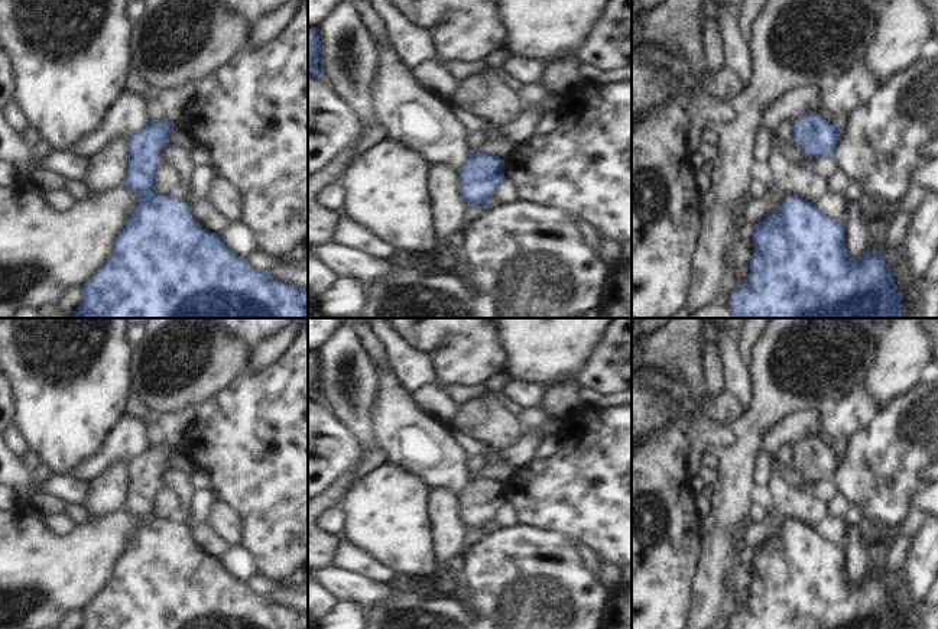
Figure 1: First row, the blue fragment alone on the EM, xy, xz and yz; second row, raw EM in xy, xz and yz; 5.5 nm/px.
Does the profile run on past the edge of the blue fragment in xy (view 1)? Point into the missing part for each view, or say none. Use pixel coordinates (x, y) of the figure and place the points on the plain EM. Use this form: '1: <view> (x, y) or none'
1: none

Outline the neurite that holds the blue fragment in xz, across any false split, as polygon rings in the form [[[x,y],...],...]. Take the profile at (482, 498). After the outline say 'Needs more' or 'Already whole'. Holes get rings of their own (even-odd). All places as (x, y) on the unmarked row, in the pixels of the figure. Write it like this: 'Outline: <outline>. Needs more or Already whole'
Outline: [[[470,473],[458,502],[462,525],[473,531],[489,529],[493,526],[496,512],[506,503],[504,484]]]. Already whole

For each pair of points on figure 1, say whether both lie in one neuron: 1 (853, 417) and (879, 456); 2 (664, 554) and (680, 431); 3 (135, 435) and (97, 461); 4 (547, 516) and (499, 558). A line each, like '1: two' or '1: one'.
1: two
2: one
3: one
4: two

